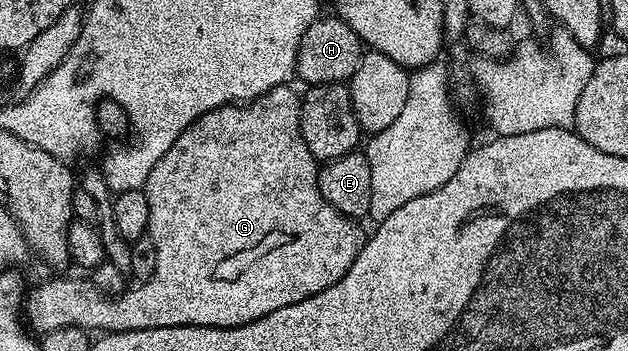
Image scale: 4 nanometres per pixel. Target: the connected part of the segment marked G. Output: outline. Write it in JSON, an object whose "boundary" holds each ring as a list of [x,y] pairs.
{"boundary":[[[281,84],[258,96],[255,100],[240,104],[225,104],[213,108],[194,119],[191,124],[172,142],[172,150],[152,166],[152,174],[148,174],[144,189],[148,198],[148,235],[156,242],[156,270],[152,278],[141,281],[137,286],[127,287],[119,296],[105,296],[89,278],[82,280],[78,276],[62,276],[59,280],[50,280],[39,288],[29,289],[24,300],[24,320],[35,333],[45,334],[52,330],[60,330],[64,326],[84,328],[94,334],[109,334],[112,332],[131,332],[141,328],[167,328],[168,326],[212,326],[213,328],[235,328],[248,322],[256,322],[272,310],[280,310],[280,306],[288,306],[292,302],[300,302],[312,294],[320,294],[320,290],[328,290],[356,262],[364,243],[364,231],[357,219],[340,214],[336,206],[332,206],[320,194],[318,185],[319,161],[308,150],[300,130],[299,93],[293,92],[290,86]]]}

